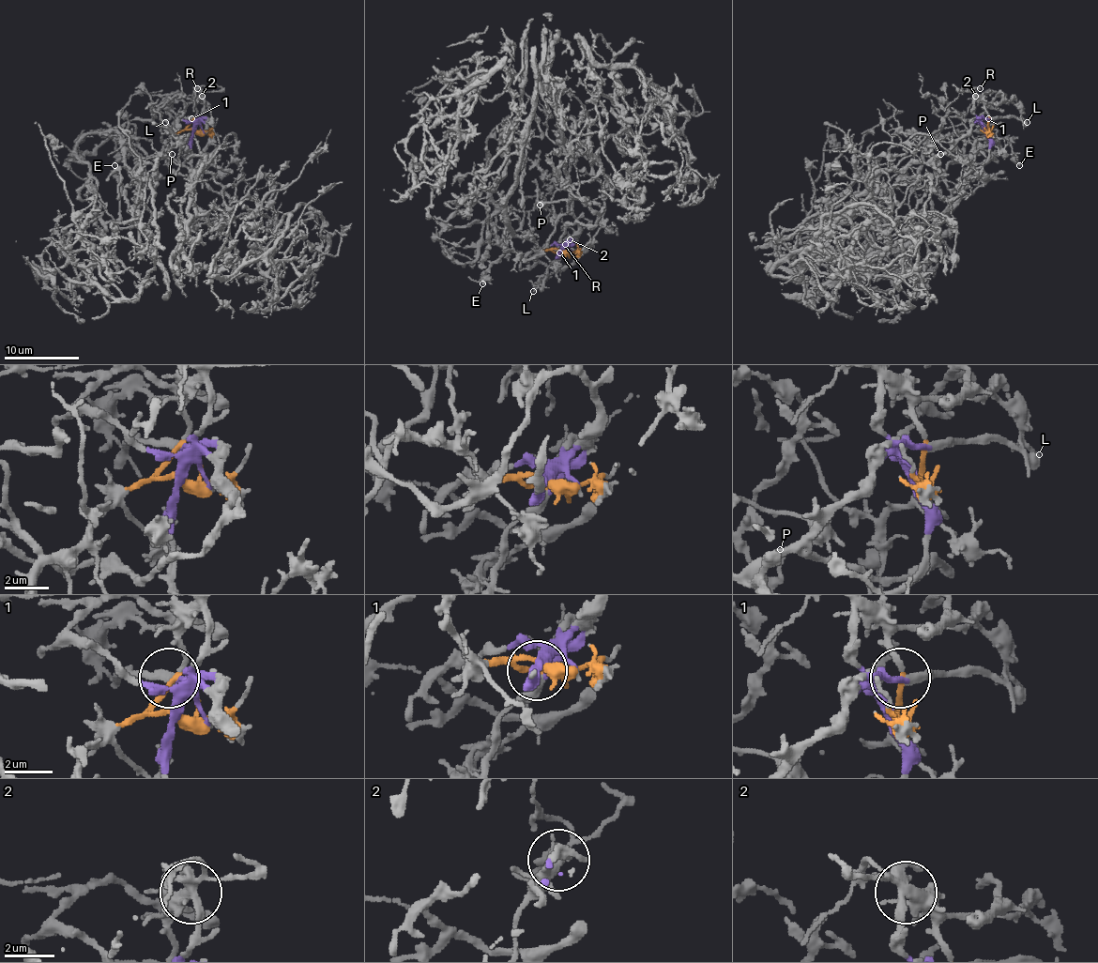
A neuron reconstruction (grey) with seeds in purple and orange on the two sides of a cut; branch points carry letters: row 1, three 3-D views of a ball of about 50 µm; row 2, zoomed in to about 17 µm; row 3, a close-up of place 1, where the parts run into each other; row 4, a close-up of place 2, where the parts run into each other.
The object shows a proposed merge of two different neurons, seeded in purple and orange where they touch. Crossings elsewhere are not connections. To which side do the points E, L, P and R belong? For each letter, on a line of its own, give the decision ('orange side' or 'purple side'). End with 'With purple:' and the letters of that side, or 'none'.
E: orange side
L: orange side
P: purple side
R: purple side
With purple: P, R

